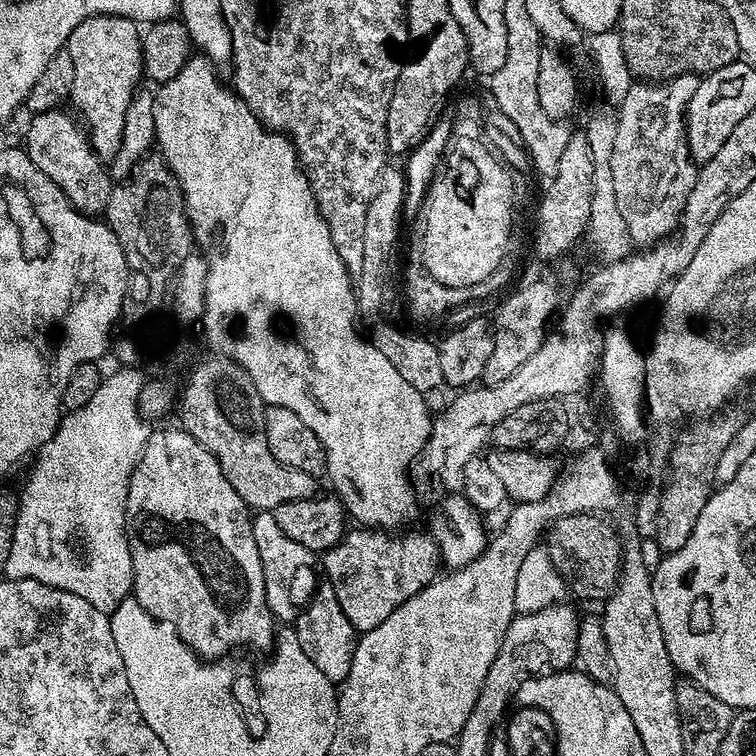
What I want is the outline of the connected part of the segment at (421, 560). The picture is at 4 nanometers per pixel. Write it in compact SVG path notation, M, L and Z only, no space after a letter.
M356 526L353 529L353 532L352 529L345 531L343 538L323 553L322 560L324 572L328 575L325 576L326 582L334 586L334 595L338 598L338 606L342 606L342 614L350 618L357 633L363 634L374 630L374 626L382 626L382 622L386 622L386 618L390 618L390 614L394 614L394 610L398 610L402 602L414 598L414 594L418 594L427 584L437 579L442 561L440 545L427 531L408 532L405 536L396 536L400 534L369 530L364 526Z

